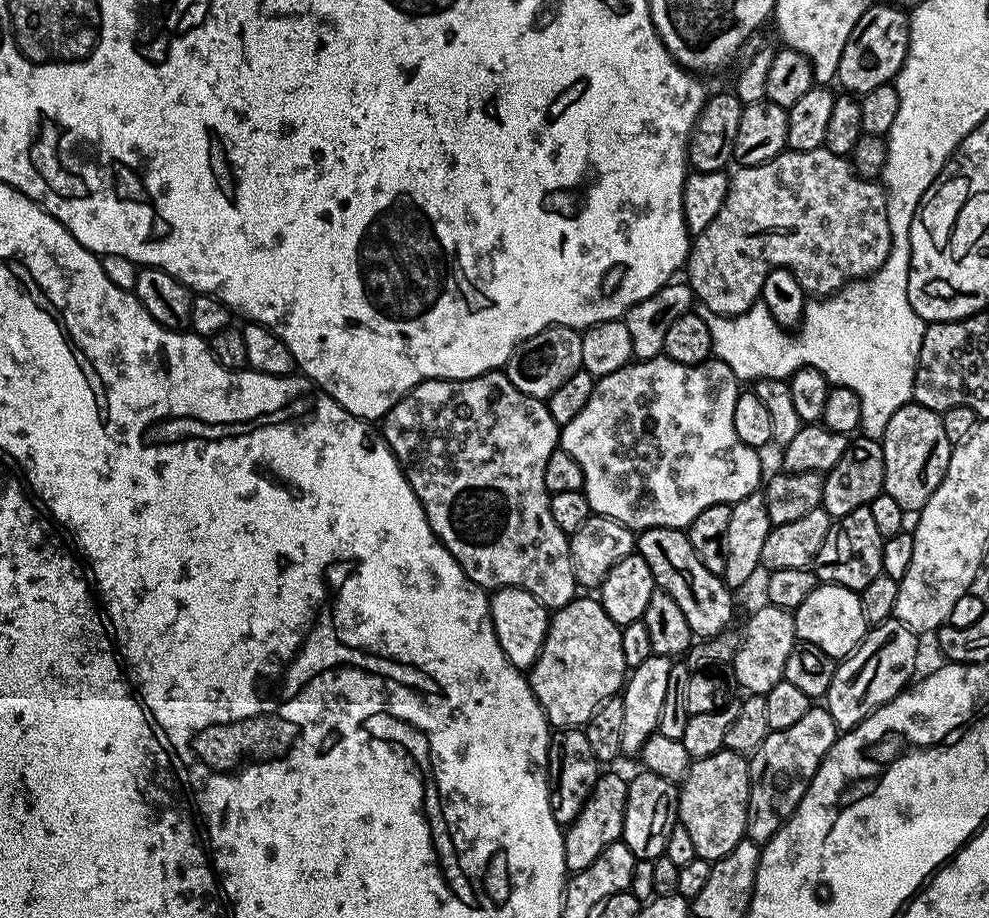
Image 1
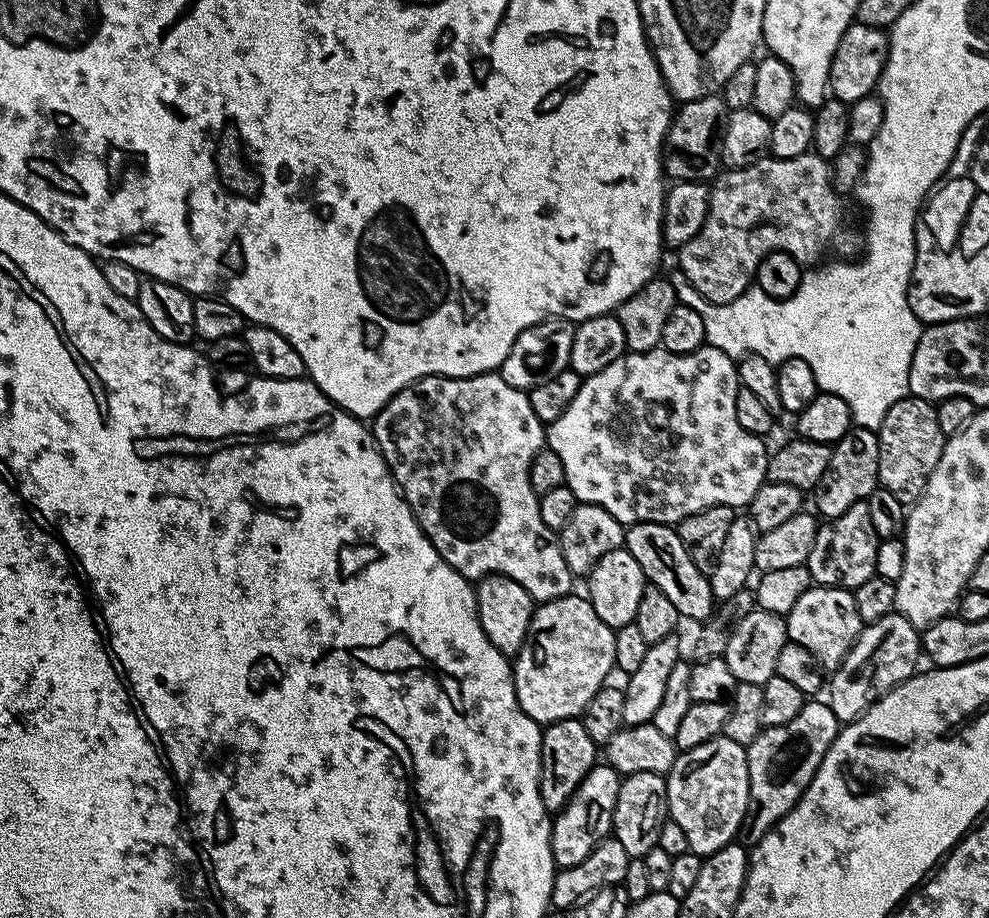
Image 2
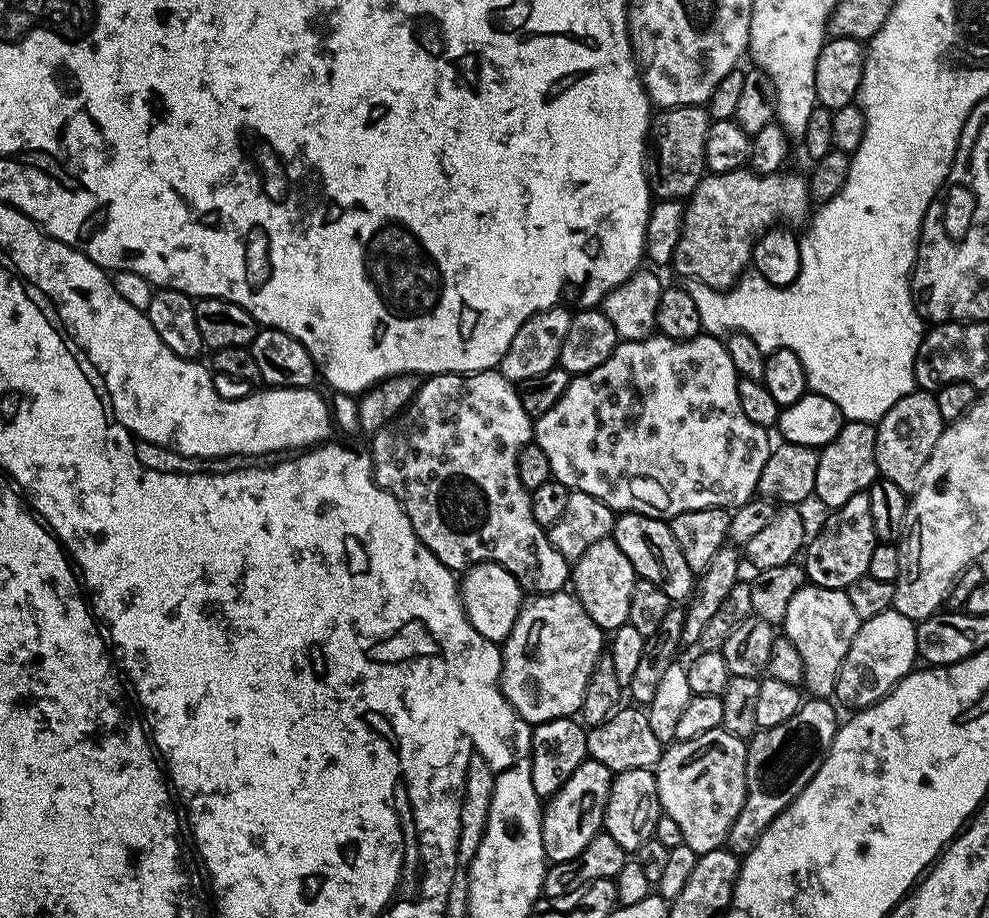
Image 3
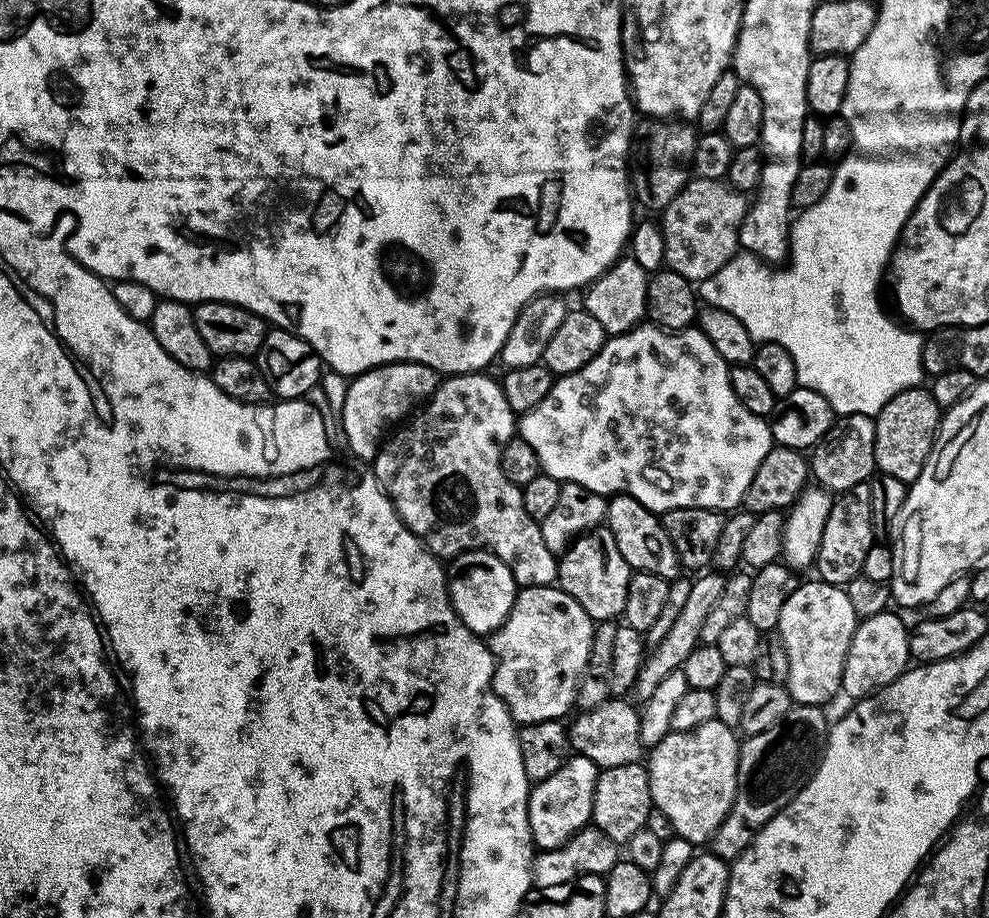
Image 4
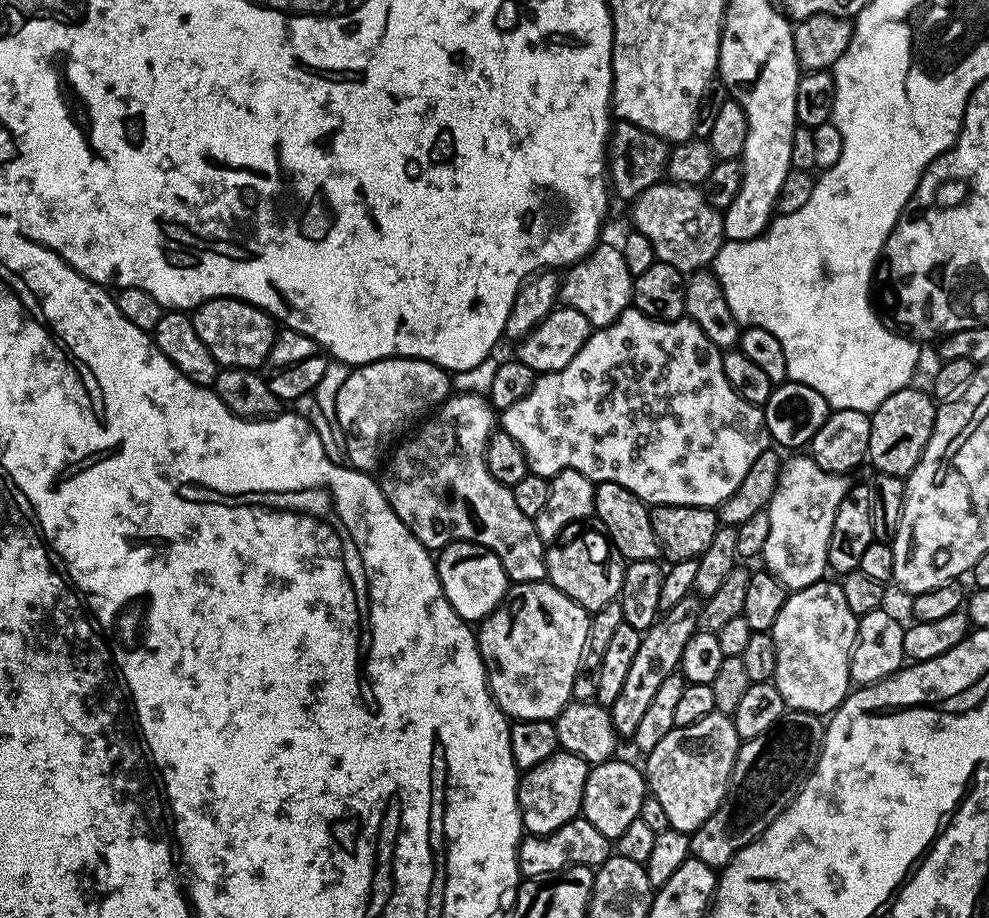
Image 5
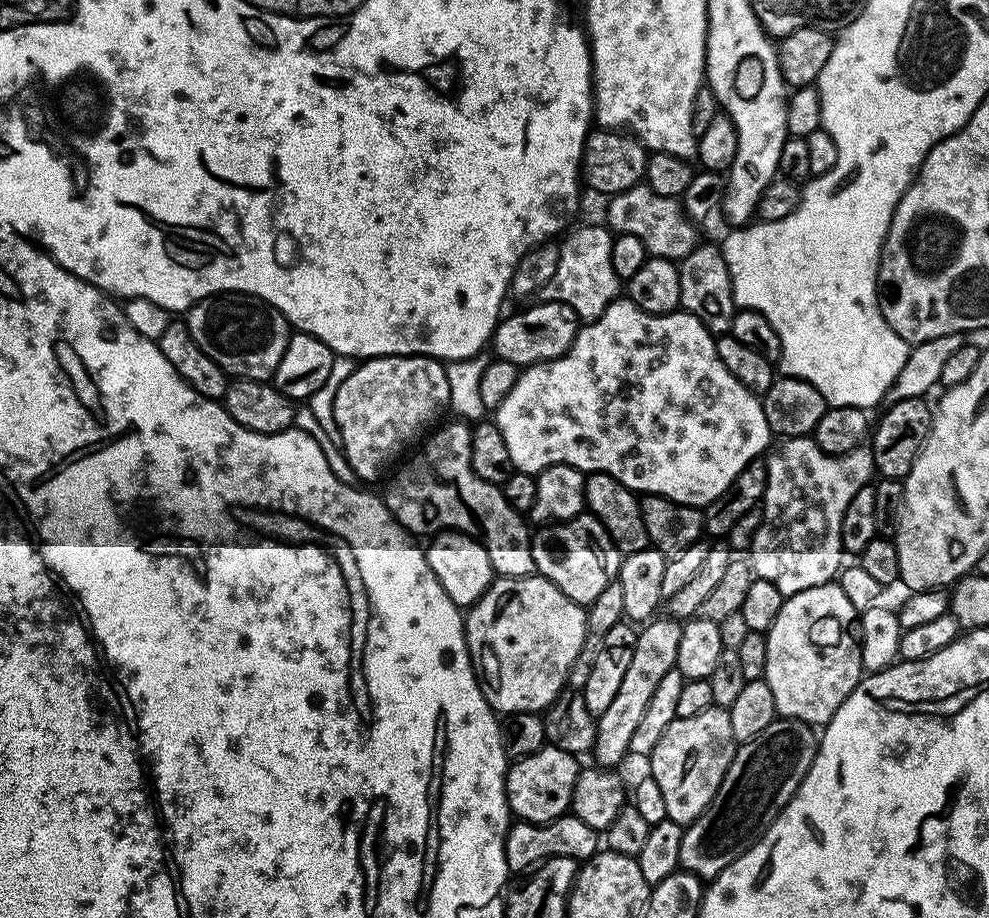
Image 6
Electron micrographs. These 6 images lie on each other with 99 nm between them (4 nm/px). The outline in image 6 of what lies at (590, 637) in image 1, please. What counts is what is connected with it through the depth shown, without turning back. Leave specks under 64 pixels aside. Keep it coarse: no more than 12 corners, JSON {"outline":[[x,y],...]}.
{"outline":[[539,574],[501,576],[464,637],[497,714],[565,691],[588,614]]}

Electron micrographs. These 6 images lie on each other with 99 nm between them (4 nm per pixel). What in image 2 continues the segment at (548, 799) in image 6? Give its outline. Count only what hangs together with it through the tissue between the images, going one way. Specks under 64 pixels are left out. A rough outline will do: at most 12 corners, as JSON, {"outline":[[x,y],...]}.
{"outline":[[597,762],[552,820],[557,869],[609,839],[621,775]]}

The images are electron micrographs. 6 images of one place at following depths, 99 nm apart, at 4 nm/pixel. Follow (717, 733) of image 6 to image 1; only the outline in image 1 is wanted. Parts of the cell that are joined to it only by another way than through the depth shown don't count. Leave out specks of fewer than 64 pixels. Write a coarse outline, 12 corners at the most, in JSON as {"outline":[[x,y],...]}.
{"outline":[[727,750],[689,763],[678,823],[696,855],[745,839],[748,760]]}

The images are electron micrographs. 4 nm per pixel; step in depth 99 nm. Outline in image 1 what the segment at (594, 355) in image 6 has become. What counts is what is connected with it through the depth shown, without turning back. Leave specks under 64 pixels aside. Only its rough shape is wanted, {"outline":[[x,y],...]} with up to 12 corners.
{"outline":[[636,360],[560,429],[593,513],[687,529],[757,491],[726,362]]}

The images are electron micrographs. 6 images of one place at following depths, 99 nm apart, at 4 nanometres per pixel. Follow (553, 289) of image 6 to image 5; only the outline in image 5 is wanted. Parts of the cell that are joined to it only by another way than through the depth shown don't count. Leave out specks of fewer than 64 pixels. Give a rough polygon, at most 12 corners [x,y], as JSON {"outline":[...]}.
{"outline":[[601,242],[563,273],[559,303],[593,329],[632,307],[623,251]]}

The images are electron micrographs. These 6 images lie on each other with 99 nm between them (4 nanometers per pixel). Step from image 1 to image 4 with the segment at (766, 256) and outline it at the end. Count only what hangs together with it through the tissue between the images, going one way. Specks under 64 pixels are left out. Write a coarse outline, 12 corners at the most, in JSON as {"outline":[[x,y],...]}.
{"outline":[[696,176],[658,223],[665,265],[699,282],[740,248],[747,195]]}

